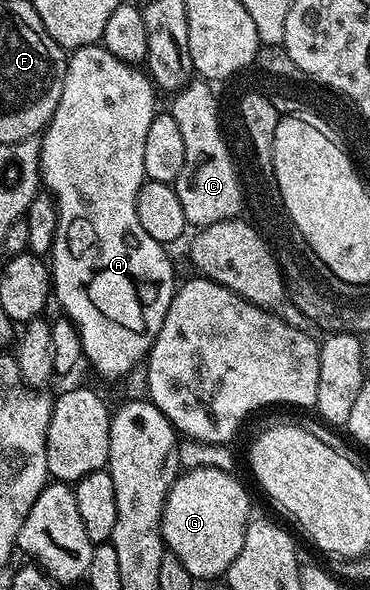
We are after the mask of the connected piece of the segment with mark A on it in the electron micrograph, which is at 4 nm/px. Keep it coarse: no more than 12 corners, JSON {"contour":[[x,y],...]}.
{"contour":[[69,53],[40,136],[52,296],[118,380],[176,279],[136,214],[155,85]]}

